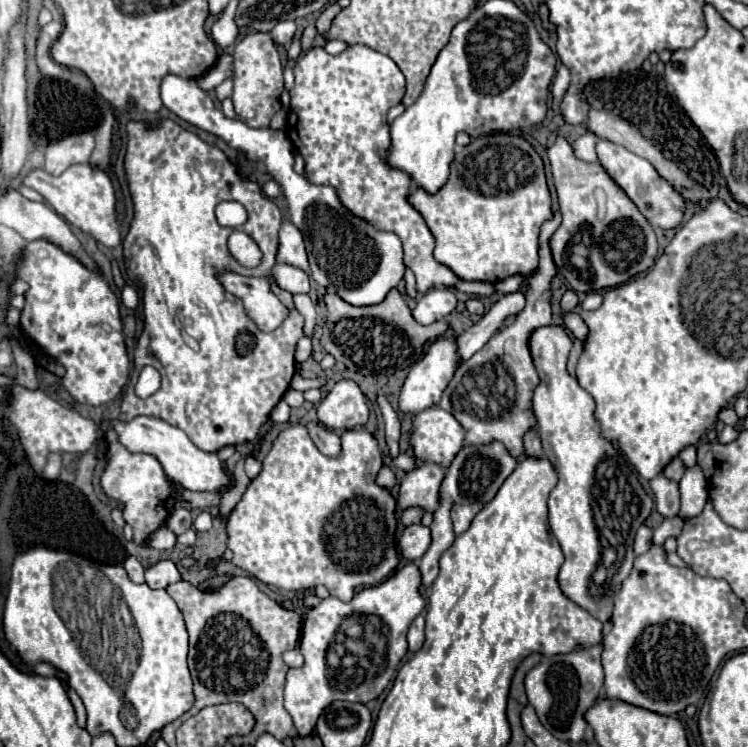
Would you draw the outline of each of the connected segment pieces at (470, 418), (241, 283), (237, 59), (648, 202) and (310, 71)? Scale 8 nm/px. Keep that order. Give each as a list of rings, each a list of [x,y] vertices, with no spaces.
[[[554,212],[554,218],[544,222],[540,230],[540,266],[528,274],[524,274],[526,288],[526,308],[516,316],[516,320],[498,330],[488,344],[476,352],[468,362],[462,362],[454,374],[454,382],[442,394],[442,400],[436,404],[442,410],[454,414],[454,418],[466,430],[468,444],[488,444],[492,440],[502,440],[512,456],[522,454],[522,436],[528,432],[536,418],[532,414],[532,392],[538,384],[538,374],[530,358],[528,336],[532,330],[540,326],[548,326],[552,322],[552,278],[556,276],[556,264],[552,262],[552,250],[548,246],[552,234],[558,230],[562,222],[562,214]]]
[[[228,272],[224,274],[222,284],[244,302],[248,316],[260,326],[260,330],[270,332],[288,317],[288,309],[271,291],[269,278],[246,278]]]
[[[254,32],[248,34],[244,40],[240,40],[234,48],[234,108],[240,114],[240,118],[252,126],[252,128],[264,128],[270,124],[270,118],[282,108],[280,106],[280,94],[284,92],[284,80],[282,80],[282,64],[278,50],[266,32]]]
[[[598,140],[596,154],[598,154],[600,164],[608,172],[608,176],[626,192],[626,196],[638,206],[638,210],[648,218],[648,222],[652,226],[676,228],[682,222],[684,198],[666,180],[660,178],[660,174],[654,170],[654,166],[648,160],[644,160],[644,158],[632,154],[628,148],[608,142],[608,140]]]
[[[350,46],[340,56],[330,56],[324,48],[310,48],[296,60],[294,76],[296,84],[290,90],[292,102],[286,132],[306,162],[304,178],[312,184],[332,186],[340,202],[348,210],[352,210],[352,214],[364,218],[368,224],[376,226],[376,230],[394,232],[402,240],[404,264],[414,272],[416,290],[420,294],[426,294],[428,290],[432,290],[432,286],[454,288],[458,276],[448,266],[434,260],[434,236],[430,234],[424,218],[406,200],[406,196],[410,194],[412,178],[406,172],[394,170],[390,164],[386,164],[392,146],[386,114],[392,106],[402,102],[406,90],[406,78],[402,70],[396,66],[396,62],[368,46]]]

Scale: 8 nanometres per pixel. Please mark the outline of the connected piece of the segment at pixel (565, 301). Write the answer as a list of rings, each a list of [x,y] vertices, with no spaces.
[[[566,290],[564,296],[562,296],[562,302],[560,302],[562,312],[570,312],[570,310],[574,310],[576,306],[578,306],[578,296],[576,296],[576,292],[574,292],[574,290]]]

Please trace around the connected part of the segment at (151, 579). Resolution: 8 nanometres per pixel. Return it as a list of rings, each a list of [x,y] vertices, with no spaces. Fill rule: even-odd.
[[[160,560],[146,570],[146,584],[150,588],[166,588],[172,582],[180,580],[180,572],[172,560]]]

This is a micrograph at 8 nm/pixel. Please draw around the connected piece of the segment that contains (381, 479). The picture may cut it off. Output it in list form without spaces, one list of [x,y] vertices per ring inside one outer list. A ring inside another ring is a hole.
[[[382,466],[380,472],[378,472],[378,476],[376,476],[376,484],[378,484],[378,486],[384,486],[384,488],[392,488],[392,486],[396,484],[394,472],[392,472],[388,466]]]

